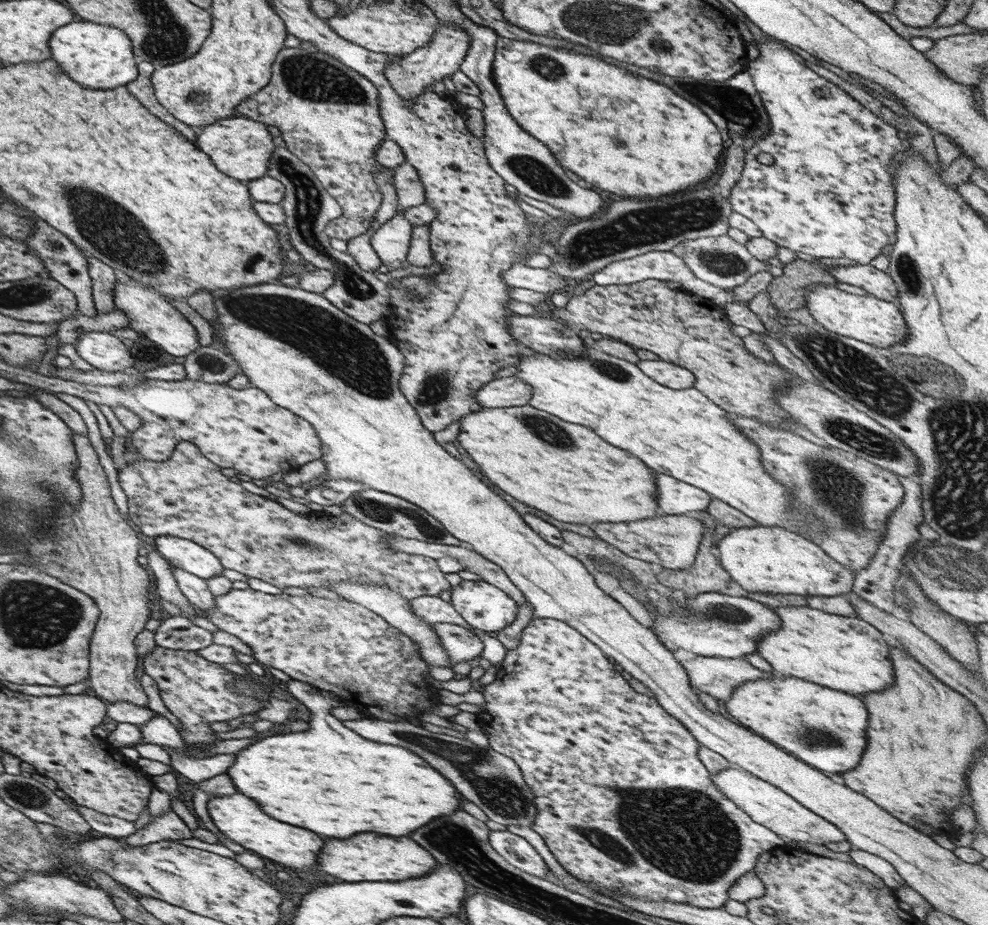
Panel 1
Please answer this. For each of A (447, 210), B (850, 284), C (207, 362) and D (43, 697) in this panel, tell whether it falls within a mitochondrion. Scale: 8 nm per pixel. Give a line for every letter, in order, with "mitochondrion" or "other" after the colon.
A: other
B: other
C: mitochondrion
D: other

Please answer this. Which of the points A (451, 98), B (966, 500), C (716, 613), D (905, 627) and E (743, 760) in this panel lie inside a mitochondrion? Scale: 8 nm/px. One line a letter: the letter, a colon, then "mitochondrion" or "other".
A: other
B: mitochondrion
C: mitochondrion
D: other
E: other

